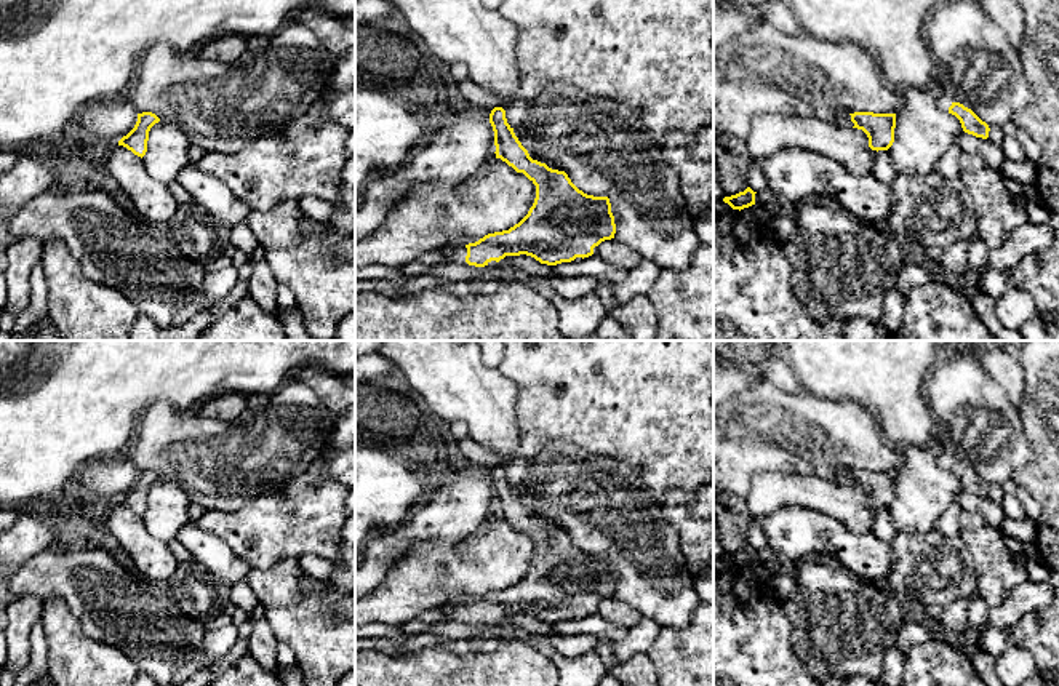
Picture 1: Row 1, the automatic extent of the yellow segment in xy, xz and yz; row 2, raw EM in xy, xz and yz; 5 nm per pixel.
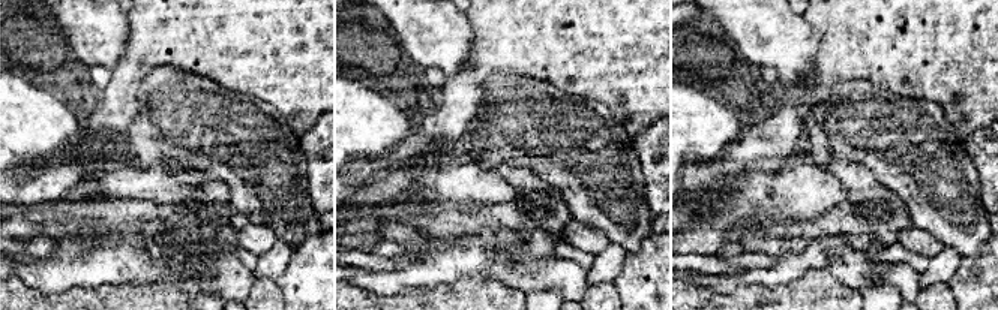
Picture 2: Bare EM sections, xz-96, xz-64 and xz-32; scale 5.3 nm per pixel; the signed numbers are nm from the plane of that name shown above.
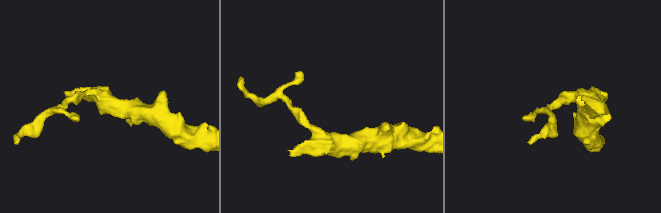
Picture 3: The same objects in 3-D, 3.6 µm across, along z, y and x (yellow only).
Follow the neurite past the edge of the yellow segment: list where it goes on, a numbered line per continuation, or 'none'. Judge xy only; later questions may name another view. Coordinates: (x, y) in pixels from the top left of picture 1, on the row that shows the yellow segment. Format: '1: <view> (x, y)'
none

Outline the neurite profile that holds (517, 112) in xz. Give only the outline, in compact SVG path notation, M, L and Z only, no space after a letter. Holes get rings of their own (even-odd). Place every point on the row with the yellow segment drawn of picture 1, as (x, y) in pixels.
M517 99L512 104L509 104L506 109L506 118L510 128L520 128L522 123L528 118L530 115L530 102L523 99Z

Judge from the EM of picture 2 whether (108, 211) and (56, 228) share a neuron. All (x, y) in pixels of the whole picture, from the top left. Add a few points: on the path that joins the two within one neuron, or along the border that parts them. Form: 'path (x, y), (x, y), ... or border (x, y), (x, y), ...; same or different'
path (95, 211), (72, 211), (69, 214); same

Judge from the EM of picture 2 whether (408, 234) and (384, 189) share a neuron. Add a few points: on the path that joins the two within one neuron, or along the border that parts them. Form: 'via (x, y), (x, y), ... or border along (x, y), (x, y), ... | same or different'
border along (390, 202), (383, 202), (377, 208) | different

